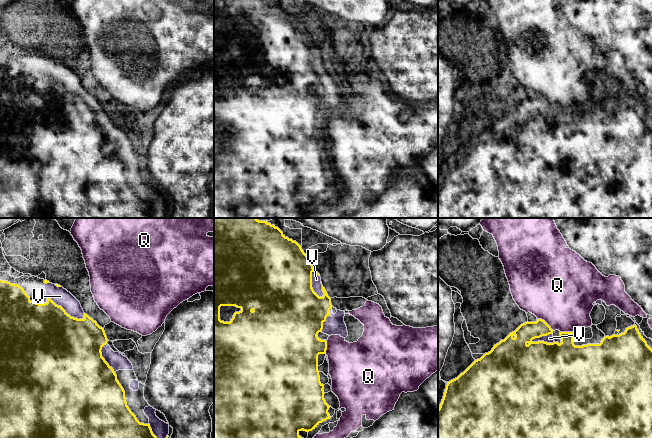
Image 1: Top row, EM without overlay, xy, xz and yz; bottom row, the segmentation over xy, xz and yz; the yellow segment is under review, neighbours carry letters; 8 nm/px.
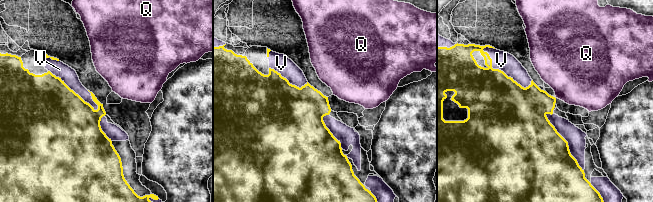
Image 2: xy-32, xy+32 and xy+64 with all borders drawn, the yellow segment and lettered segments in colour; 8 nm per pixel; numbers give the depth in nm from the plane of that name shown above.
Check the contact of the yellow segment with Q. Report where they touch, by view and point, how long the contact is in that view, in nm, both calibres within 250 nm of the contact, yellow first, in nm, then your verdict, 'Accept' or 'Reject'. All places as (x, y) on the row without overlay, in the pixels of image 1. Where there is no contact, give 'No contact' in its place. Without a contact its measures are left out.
Touches yellow at yz (545, 98). Shared border 170 nm. Thickness 190 nm (yellow) against 480 nm. Reject

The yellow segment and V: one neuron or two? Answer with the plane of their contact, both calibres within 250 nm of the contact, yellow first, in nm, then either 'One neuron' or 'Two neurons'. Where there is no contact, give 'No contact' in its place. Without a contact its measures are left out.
Touches yellow in xz. Thickness 500 nm (yellow) against 80 nm. One neuron

